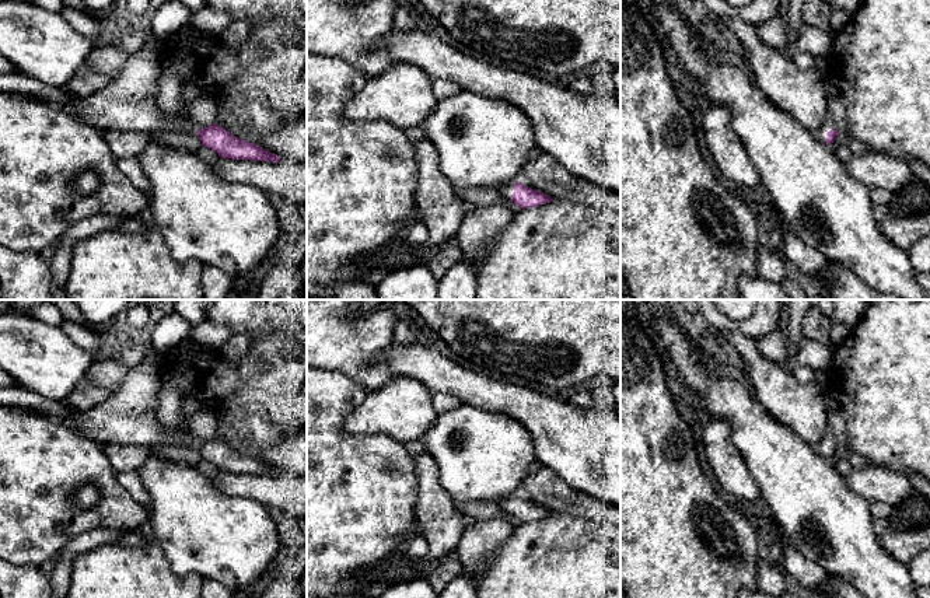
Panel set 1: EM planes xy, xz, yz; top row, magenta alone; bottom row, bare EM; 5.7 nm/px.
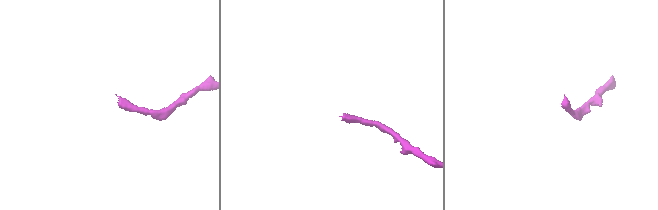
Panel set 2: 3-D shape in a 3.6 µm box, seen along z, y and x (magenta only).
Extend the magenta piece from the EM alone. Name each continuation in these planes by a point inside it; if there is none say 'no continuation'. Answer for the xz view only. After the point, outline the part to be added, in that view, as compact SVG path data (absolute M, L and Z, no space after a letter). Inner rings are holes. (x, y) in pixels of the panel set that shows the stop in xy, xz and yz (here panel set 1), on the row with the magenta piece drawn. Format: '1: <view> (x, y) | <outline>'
1: xz (506, 192) | M514 183L506 185L499 189L499 193L507 200L511 200L513 192L514 192Z

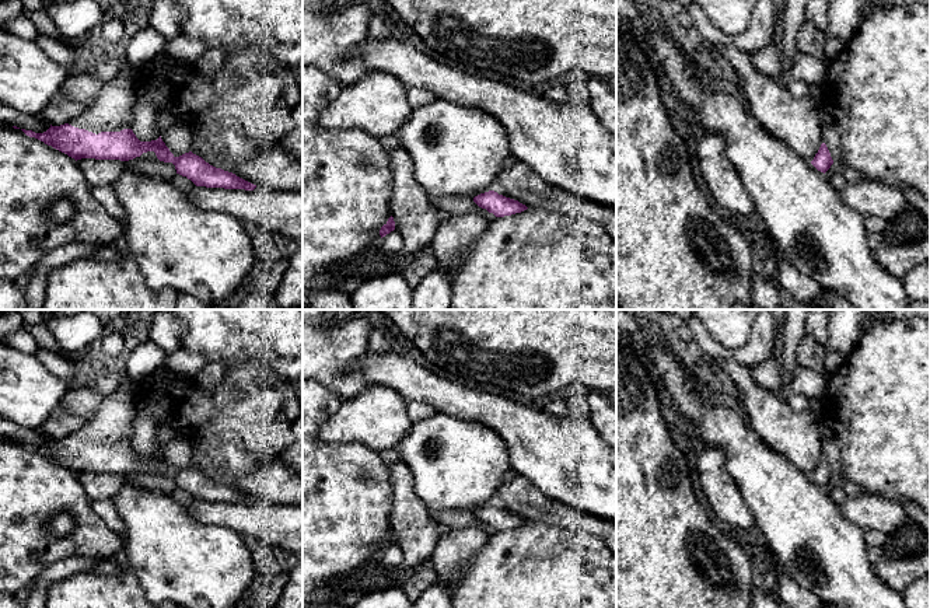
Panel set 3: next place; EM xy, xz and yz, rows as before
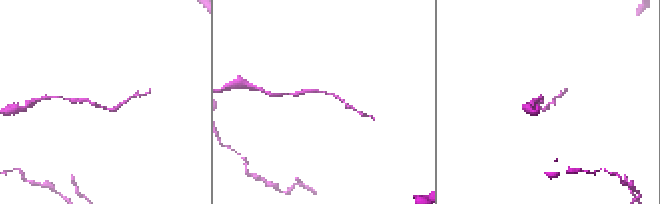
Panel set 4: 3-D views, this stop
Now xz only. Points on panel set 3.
no continuation

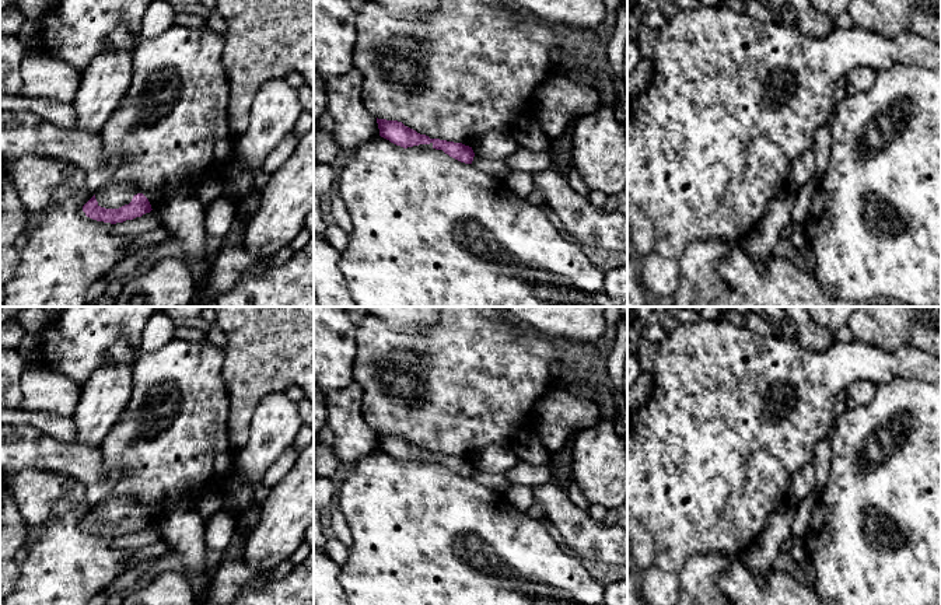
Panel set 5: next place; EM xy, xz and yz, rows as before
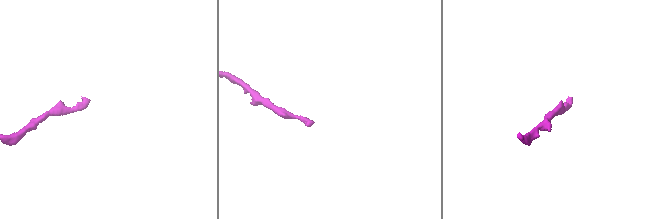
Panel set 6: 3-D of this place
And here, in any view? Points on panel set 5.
1: xy (115, 193) | M109 181L94 192L98 206L105 209L119 209L129 204L134 195L140 193L130 181Z

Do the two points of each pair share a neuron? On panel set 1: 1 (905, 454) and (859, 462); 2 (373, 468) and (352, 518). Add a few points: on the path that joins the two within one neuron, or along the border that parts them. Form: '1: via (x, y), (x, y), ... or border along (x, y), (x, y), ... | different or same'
1: border along (848, 447), (859, 453), (870, 464) | different
2: via (369, 481), (352, 499), (352, 506) | same

